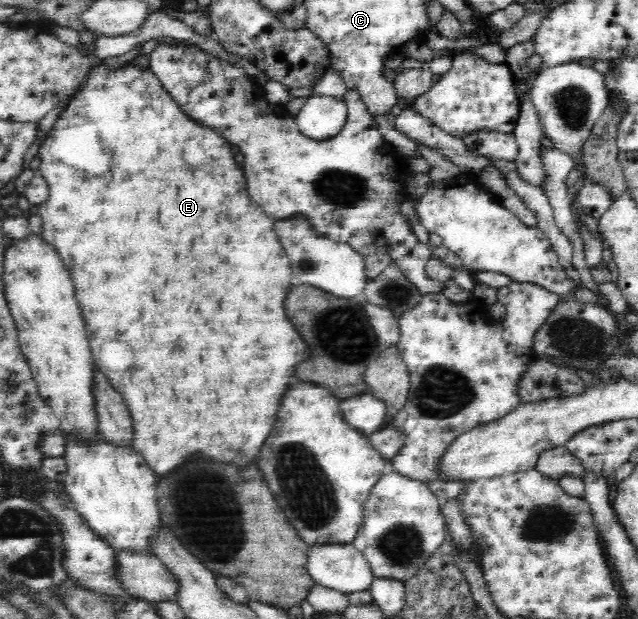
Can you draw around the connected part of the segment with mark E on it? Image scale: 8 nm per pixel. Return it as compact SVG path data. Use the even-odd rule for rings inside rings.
M102 59L88 69L80 86L72 91L37 153L40 159L38 173L44 178L49 191L46 201L38 205L38 213L43 221L41 235L51 247L56 247L56 253L60 259L64 259L64 265L72 275L96 371L106 375L130 409L134 419L132 447L154 469L157 477L162 478L170 473L168 469L176 469L178 465L186 463L186 459L194 453L216 461L234 463L238 467L252 463L260 445L272 431L280 399L286 391L286 385L292 381L294 365L308 359L310 355L306 343L284 317L286 311L282 299L288 293L292 271L290 261L272 229L274 219L266 217L266 213L250 201L244 173L234 161L230 143L224 143L224 139L220 139L220 135L214 131L208 131L208 127L200 127L196 119L188 119L188 115L184 115L180 109L149 67L144 69L133 61L126 61L124 65L112 69Z

